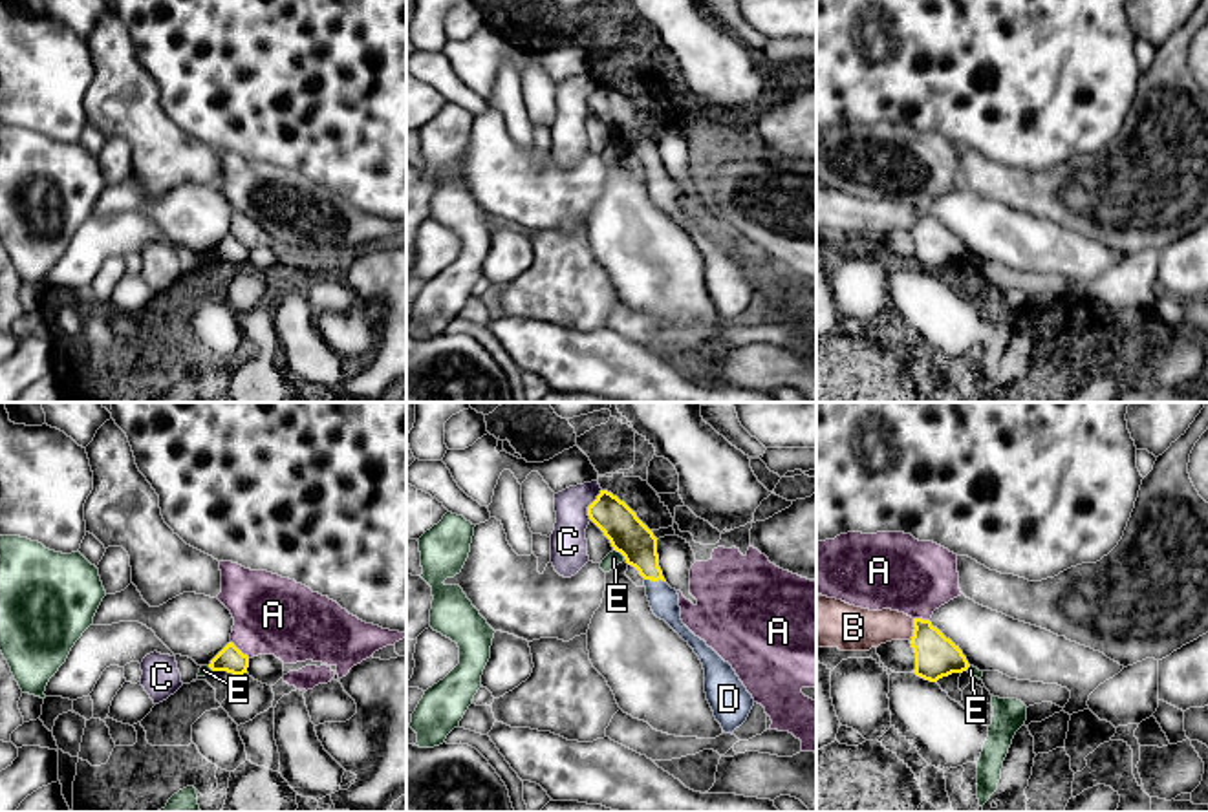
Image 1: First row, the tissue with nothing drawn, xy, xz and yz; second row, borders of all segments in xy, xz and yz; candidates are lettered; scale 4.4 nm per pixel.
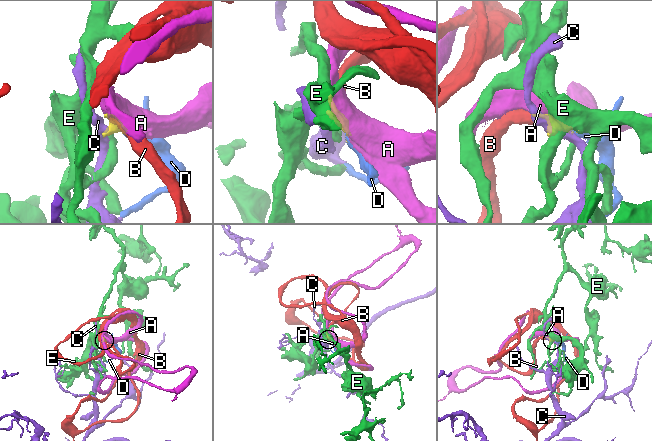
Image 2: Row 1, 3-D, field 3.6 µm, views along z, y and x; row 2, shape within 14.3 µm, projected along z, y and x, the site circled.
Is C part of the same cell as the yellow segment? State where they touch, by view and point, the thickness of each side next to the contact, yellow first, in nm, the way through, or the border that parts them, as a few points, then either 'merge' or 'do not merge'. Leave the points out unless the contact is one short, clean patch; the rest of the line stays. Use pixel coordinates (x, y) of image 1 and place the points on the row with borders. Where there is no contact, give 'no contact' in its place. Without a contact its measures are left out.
meets yellow in xz at (590, 505); 170 nm thick on the yellow side, 160 nm on the other; border along xz (601, 489), (588, 507), (590, 520); do not merge

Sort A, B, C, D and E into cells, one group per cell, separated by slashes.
A B / C / D / E

